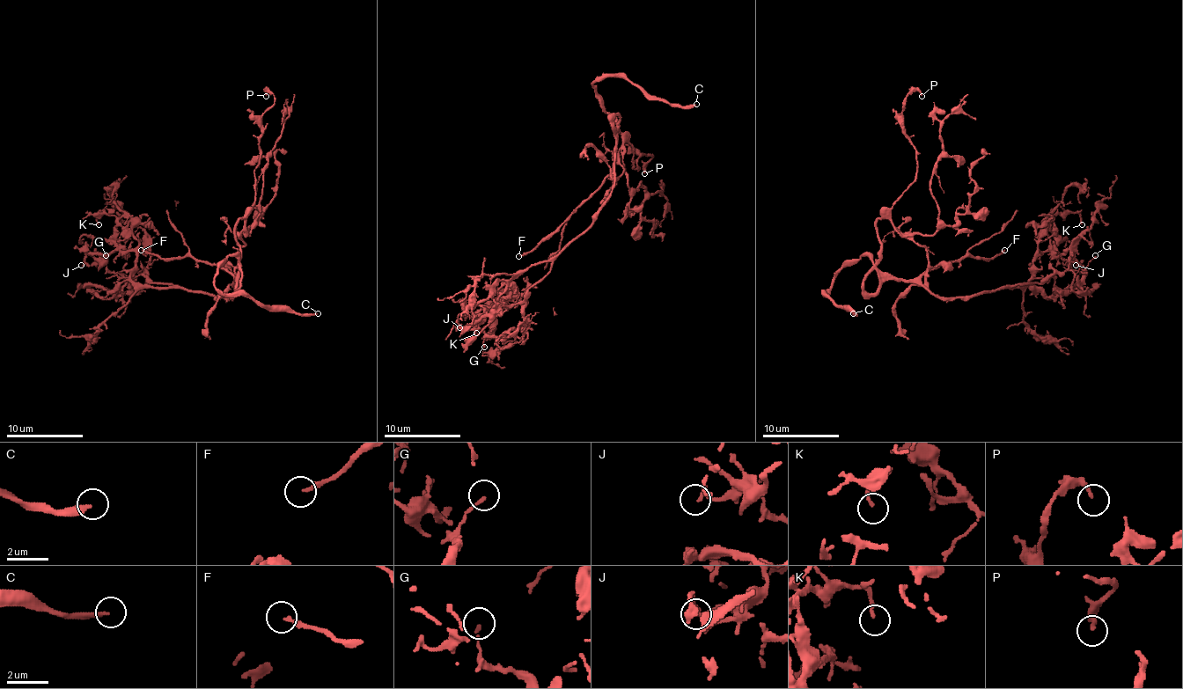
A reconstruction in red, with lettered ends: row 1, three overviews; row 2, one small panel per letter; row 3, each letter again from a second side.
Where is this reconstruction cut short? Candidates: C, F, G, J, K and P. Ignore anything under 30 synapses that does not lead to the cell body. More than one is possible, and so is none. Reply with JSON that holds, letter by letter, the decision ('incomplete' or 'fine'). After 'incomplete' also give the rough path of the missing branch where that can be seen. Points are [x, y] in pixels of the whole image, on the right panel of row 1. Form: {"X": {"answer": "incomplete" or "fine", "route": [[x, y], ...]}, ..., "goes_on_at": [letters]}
{"C": {"answer": "incomplete", "route": [[853, 313], [860, 308], [874, 308], [885, 298]]}, "F": {"answer": "incomplete", "route": [[1004, 250], [1014, 242], [1012, 203], [1009, 198], [1007, 177], [1017, 167], [1045, 157]]}, "G": {"answer": "fine"}, "J": {"answer": "fine"}, "K": {"answer": "fine"}, "P": {"answer": "fine"}, "goes_on_at": ["C", "F"]}

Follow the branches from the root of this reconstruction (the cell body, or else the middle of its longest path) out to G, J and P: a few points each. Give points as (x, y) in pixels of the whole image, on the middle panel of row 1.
G: (606, 201), (596, 219), (528, 290), (523, 324), (515, 331), (484, 337), (484, 347)
J: (606, 201), (583, 233), (555, 256), (518, 271), (509, 281), (513, 287), (499, 295), (471, 329), (459, 327)
P: (606, 201), (611, 179), (622, 173), (625, 142), (632, 167), (640, 154), (651, 156), (644, 173)

